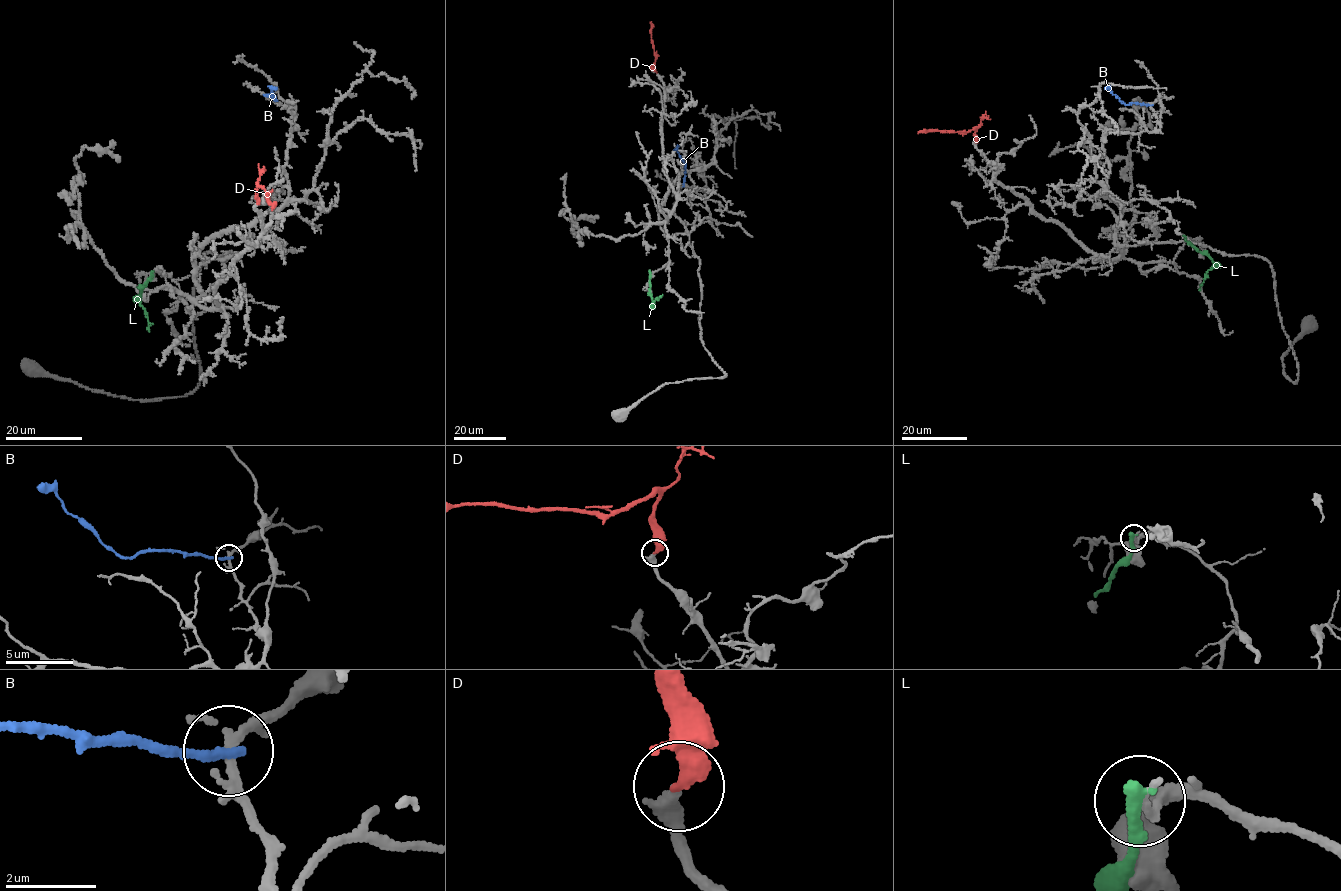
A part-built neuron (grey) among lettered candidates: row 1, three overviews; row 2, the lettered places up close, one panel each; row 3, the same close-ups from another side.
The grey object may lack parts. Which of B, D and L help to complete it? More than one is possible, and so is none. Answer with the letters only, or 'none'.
D

